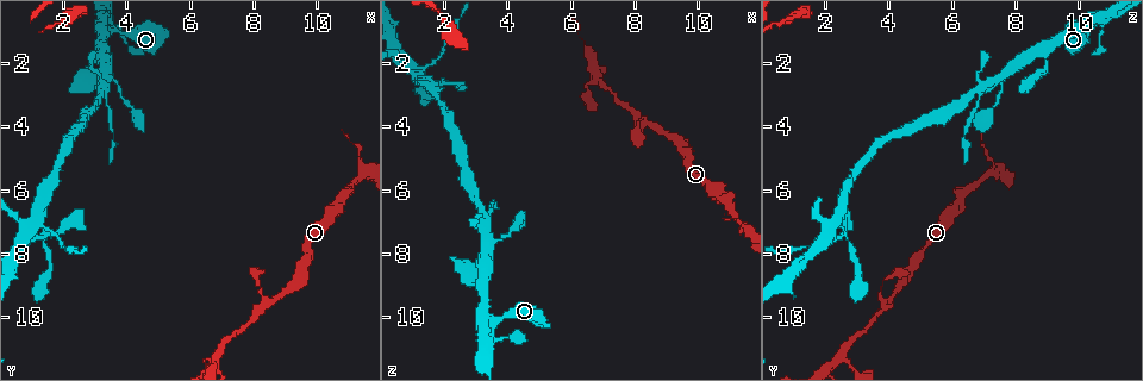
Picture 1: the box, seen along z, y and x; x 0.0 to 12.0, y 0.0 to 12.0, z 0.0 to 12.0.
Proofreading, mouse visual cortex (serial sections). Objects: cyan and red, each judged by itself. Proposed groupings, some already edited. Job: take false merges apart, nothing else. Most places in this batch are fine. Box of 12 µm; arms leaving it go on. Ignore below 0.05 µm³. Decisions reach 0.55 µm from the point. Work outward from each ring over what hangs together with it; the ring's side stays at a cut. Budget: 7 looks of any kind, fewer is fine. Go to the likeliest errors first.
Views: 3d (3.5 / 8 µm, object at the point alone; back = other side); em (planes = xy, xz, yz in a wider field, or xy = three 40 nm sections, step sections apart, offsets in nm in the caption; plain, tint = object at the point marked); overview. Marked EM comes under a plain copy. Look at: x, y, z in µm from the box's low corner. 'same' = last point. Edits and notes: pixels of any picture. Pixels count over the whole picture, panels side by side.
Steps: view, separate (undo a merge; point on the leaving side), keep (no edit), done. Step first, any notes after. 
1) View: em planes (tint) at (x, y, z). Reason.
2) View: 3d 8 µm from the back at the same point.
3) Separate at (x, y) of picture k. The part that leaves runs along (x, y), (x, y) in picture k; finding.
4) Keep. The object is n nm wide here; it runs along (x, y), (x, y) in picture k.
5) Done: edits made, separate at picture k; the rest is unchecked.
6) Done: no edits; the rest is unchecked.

View: 3d 3.5 µm at (3.5, 1.0, 10.1). Calibre changes.

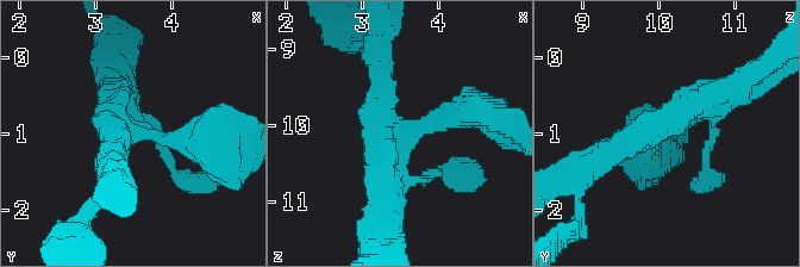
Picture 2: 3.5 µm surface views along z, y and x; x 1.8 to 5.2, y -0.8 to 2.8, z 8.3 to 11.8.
View: em xy step 3 (tint) at (3.50, 0.95, 10.10). 3 arms meet here; the arms are 350, 350, 400 nm wide; now the EM.

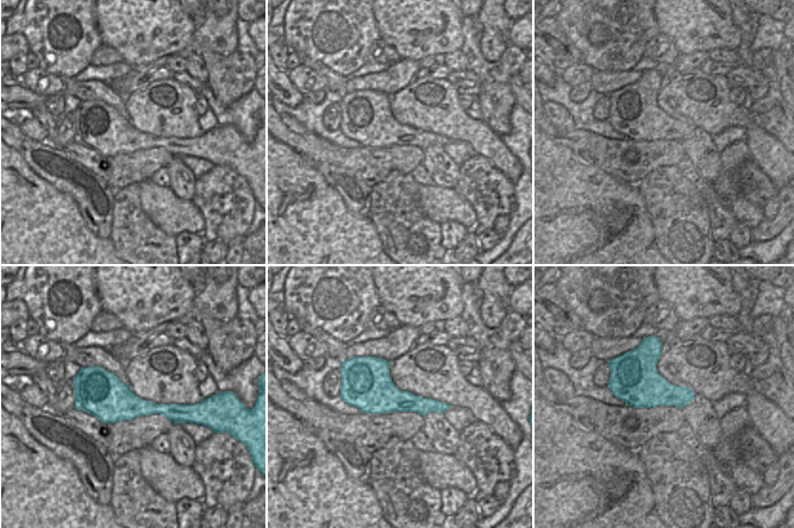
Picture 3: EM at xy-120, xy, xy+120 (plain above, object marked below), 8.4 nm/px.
Keep. It runs along (475, 109), (401, 134), (380, 118), (380, 69) in picture 2; all the same cell.

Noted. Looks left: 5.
View: 3d 8 µm at (3.3, 2.9, 6.8). Arms part here.

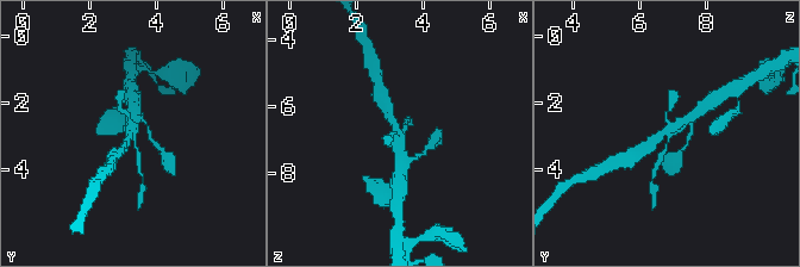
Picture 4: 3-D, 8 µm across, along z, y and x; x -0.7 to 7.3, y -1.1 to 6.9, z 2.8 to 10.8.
View: 3d 3.5 µm at (3.3, 2.9, 6.8).

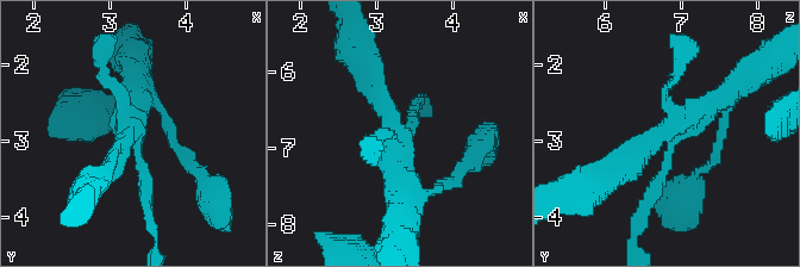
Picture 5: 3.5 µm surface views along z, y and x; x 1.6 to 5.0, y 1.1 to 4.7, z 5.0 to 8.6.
View: em xy step 5 (tint) at (3.25, 2.85, 6.80). Shape alone is not enough.

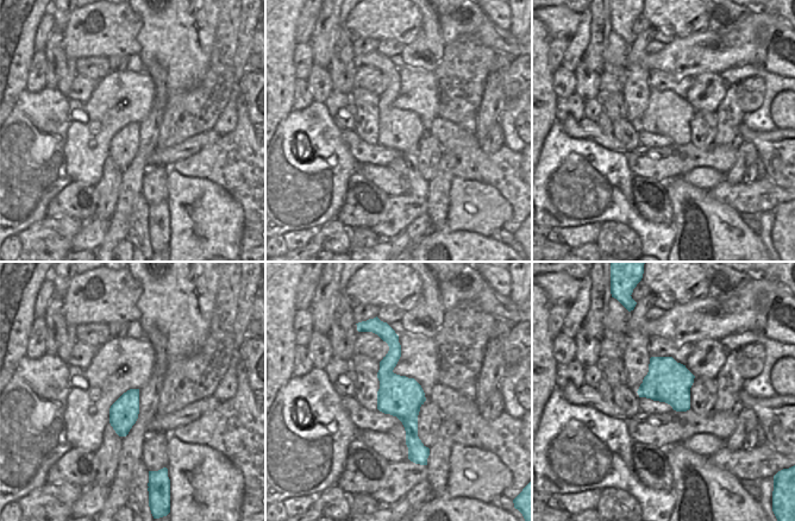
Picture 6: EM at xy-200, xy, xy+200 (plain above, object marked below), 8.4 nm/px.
Keep. It runs along (389, 333), (413, 456) in picture 6; all the same cell.

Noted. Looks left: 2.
View: em planes (tint) at (1.1, 7.0, 2.4). Four or more arms meet.

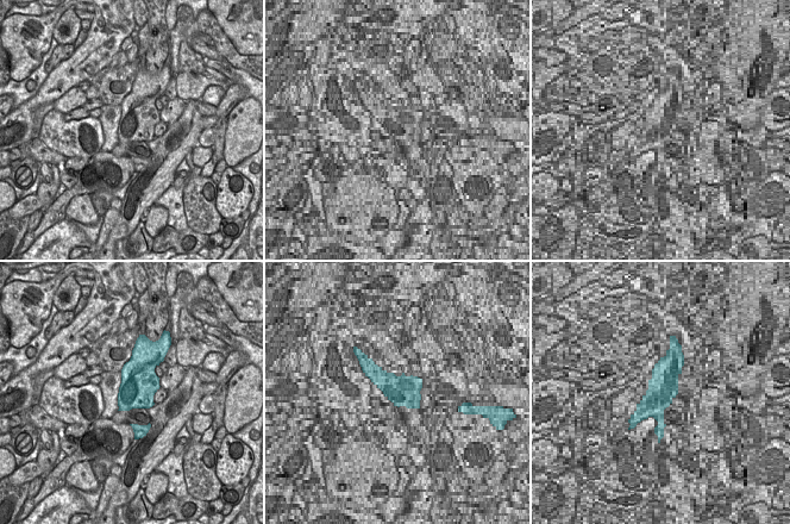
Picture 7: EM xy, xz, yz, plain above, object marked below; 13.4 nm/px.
View: 3d 3.5 µm at the same point.

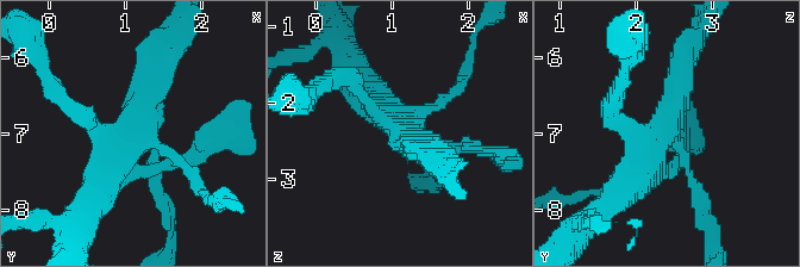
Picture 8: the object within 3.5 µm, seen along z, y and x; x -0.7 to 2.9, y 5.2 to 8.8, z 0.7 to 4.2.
Keep. It runs along (683, 62), (668, 124), (619, 194) in picture 8; all the same cell.

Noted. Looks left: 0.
Done: no edits; the rest is unchecked.

